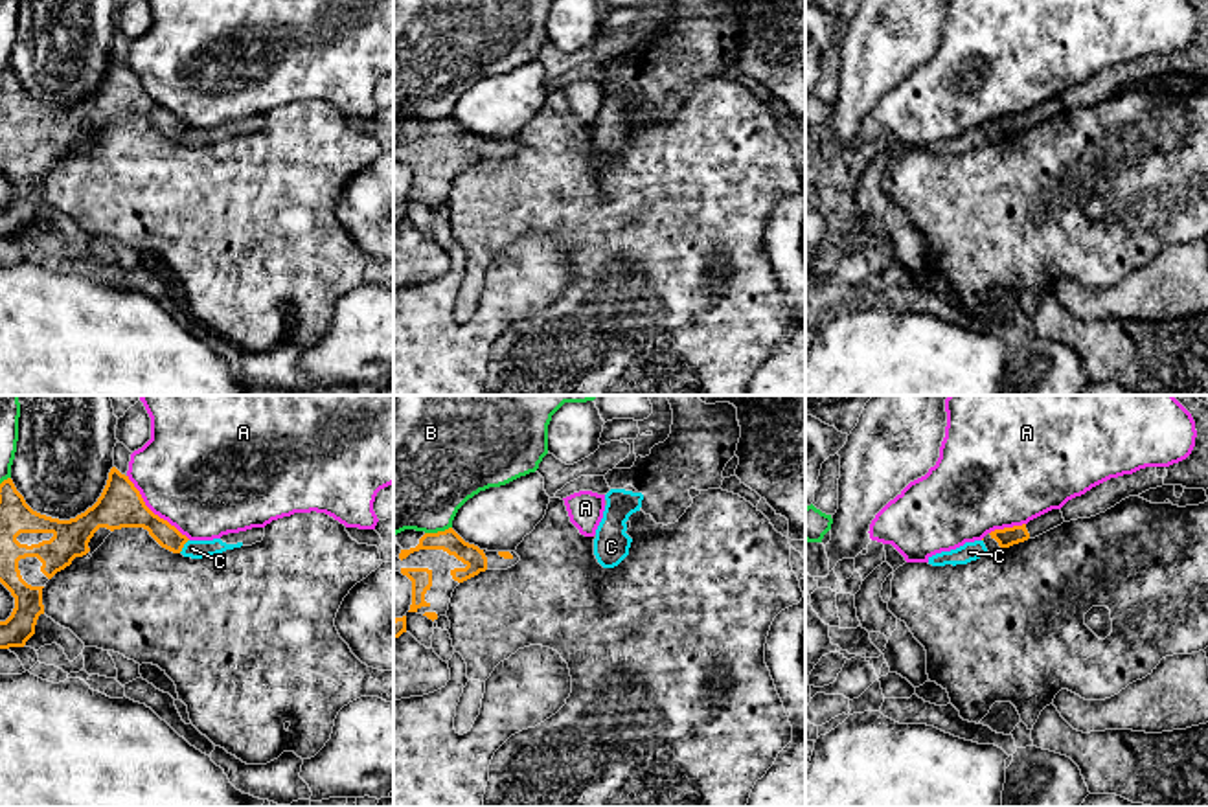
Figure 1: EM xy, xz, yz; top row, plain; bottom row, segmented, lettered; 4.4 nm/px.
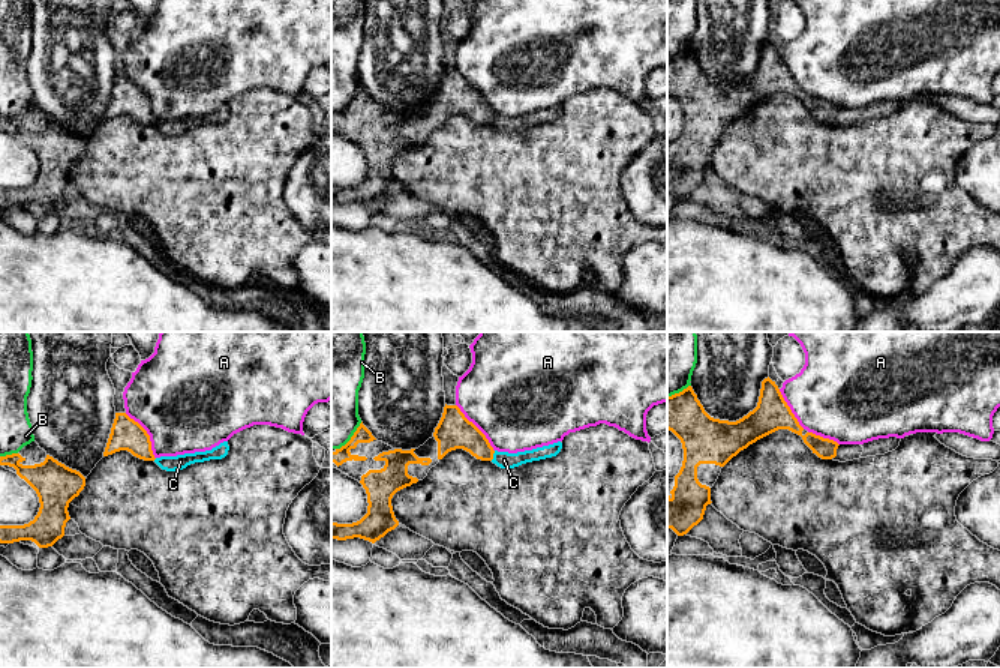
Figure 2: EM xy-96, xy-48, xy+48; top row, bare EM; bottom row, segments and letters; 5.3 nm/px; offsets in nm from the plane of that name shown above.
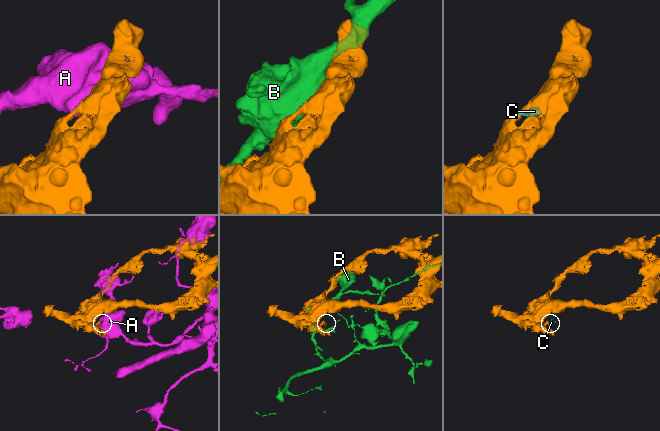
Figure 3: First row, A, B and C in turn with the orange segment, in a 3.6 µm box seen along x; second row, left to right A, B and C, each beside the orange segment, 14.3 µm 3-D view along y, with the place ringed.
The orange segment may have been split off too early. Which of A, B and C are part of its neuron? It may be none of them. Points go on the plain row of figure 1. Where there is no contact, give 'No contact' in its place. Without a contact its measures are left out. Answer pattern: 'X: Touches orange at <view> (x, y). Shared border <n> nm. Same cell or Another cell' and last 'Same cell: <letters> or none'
A: Touches orange at xy (151, 100). Shared border 400 nm. Another cell
B: Touches orange at xz (438, 120). Shared border 120 nm. Another cell
C: Touches orange at xy (182, 135). Shared border 80 nm. Another cell
Same cell: none

